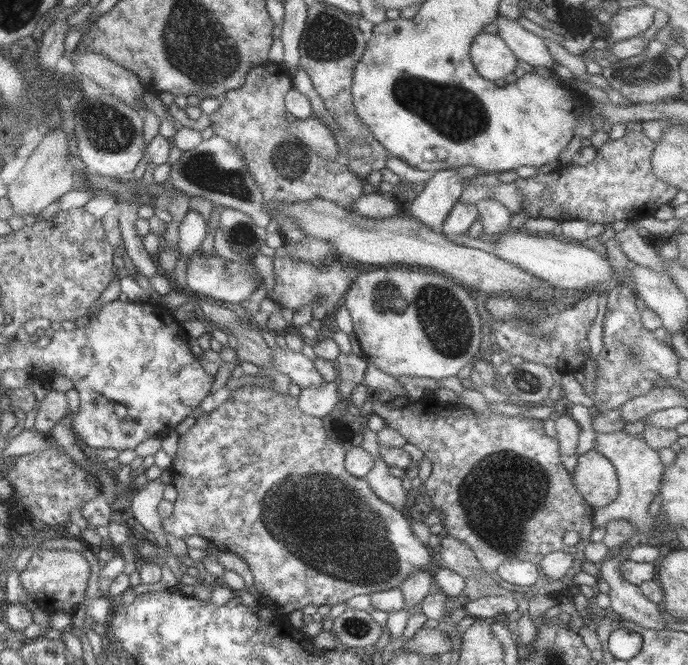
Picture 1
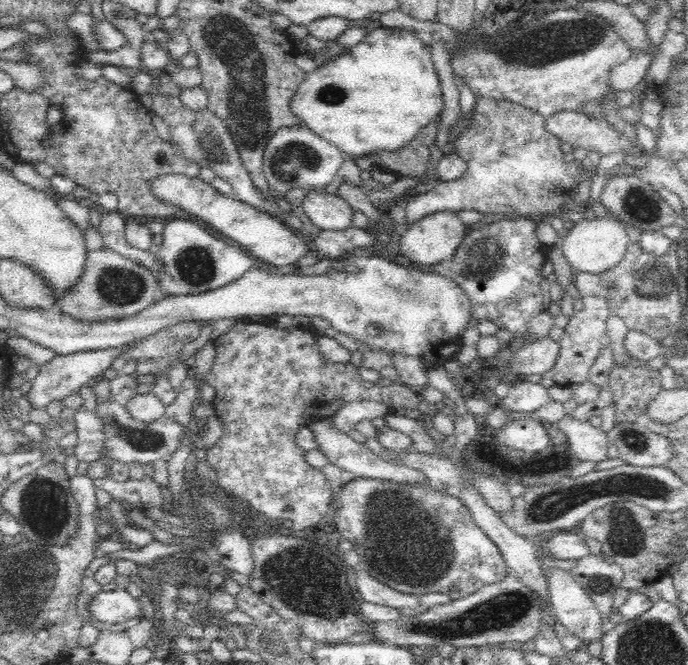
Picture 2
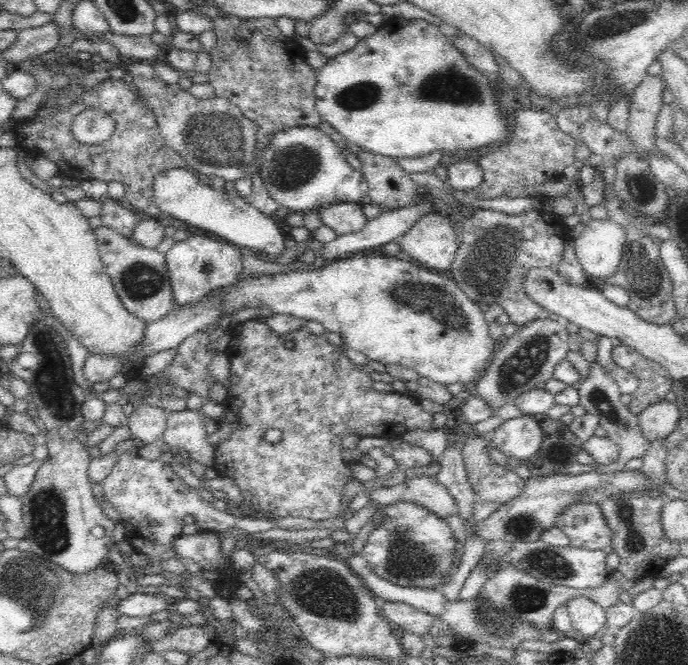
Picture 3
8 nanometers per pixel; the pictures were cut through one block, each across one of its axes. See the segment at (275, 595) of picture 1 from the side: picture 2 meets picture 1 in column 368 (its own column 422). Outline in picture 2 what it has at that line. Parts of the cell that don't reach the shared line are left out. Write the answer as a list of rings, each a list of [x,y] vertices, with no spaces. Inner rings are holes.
[[[370,479],[347,480],[331,502],[330,516],[341,539],[354,543],[353,549],[358,552],[363,569],[404,594],[440,592],[459,599],[504,578],[506,566],[498,548],[474,525],[470,511],[458,501],[458,494],[448,497],[438,487],[433,490]]]

